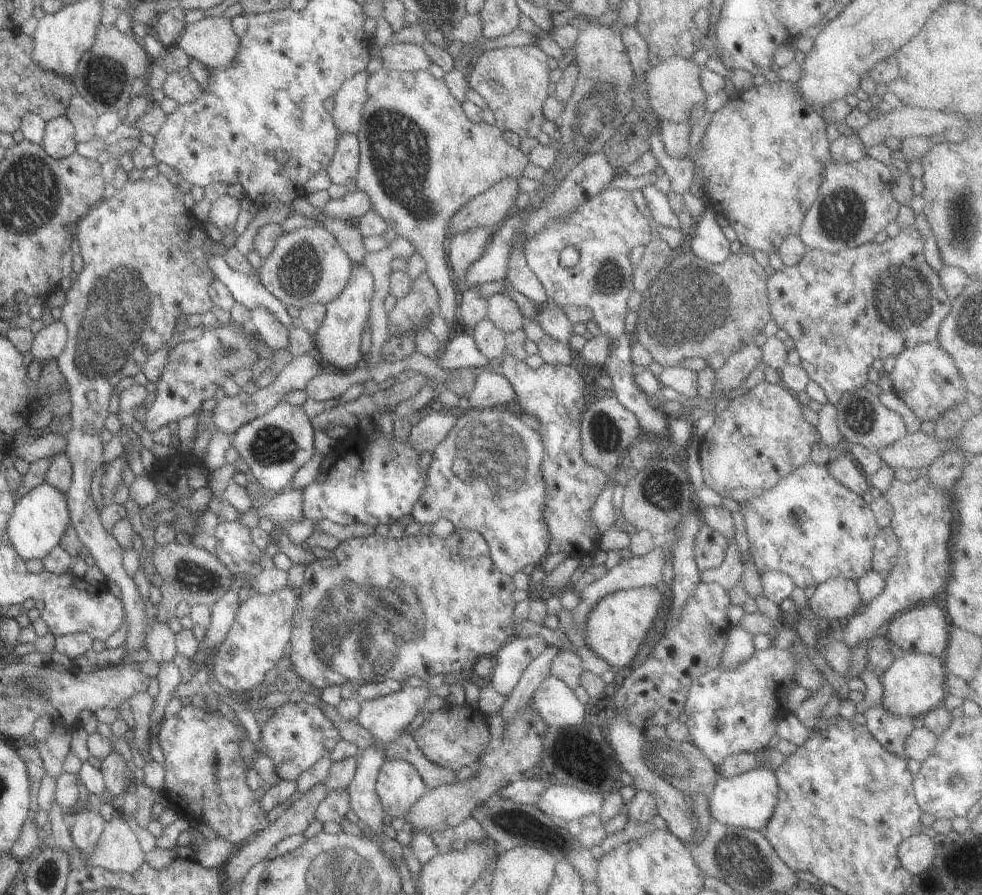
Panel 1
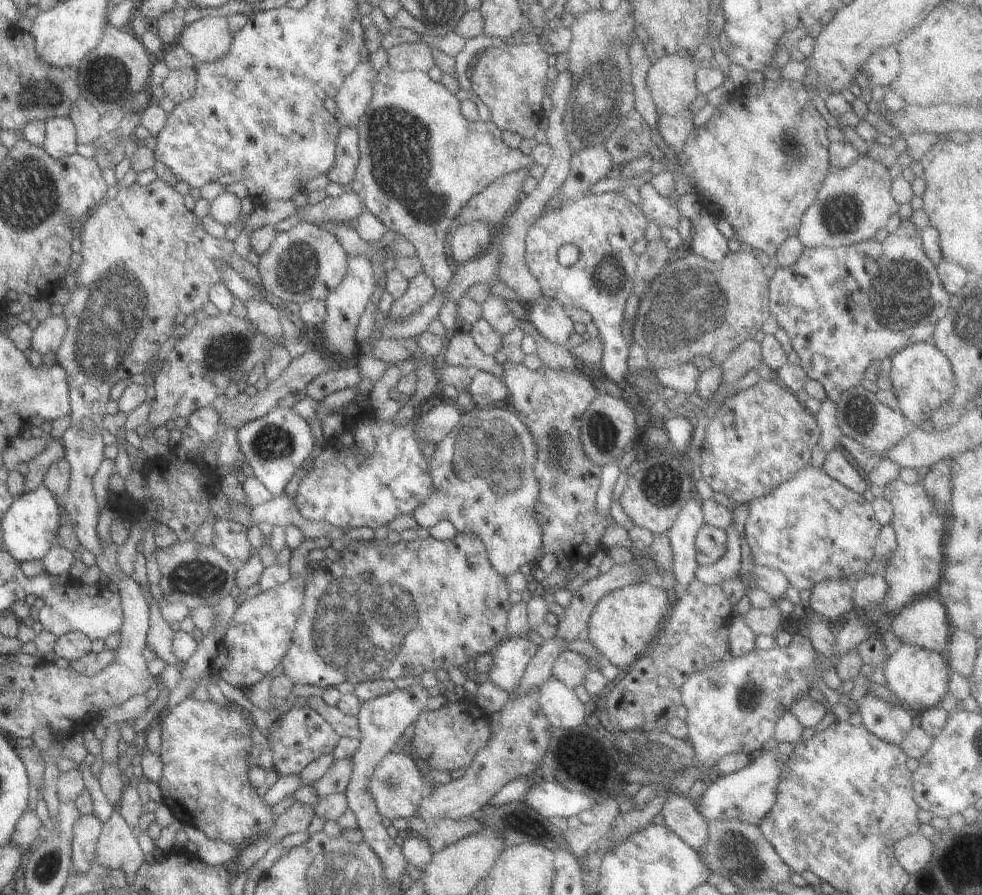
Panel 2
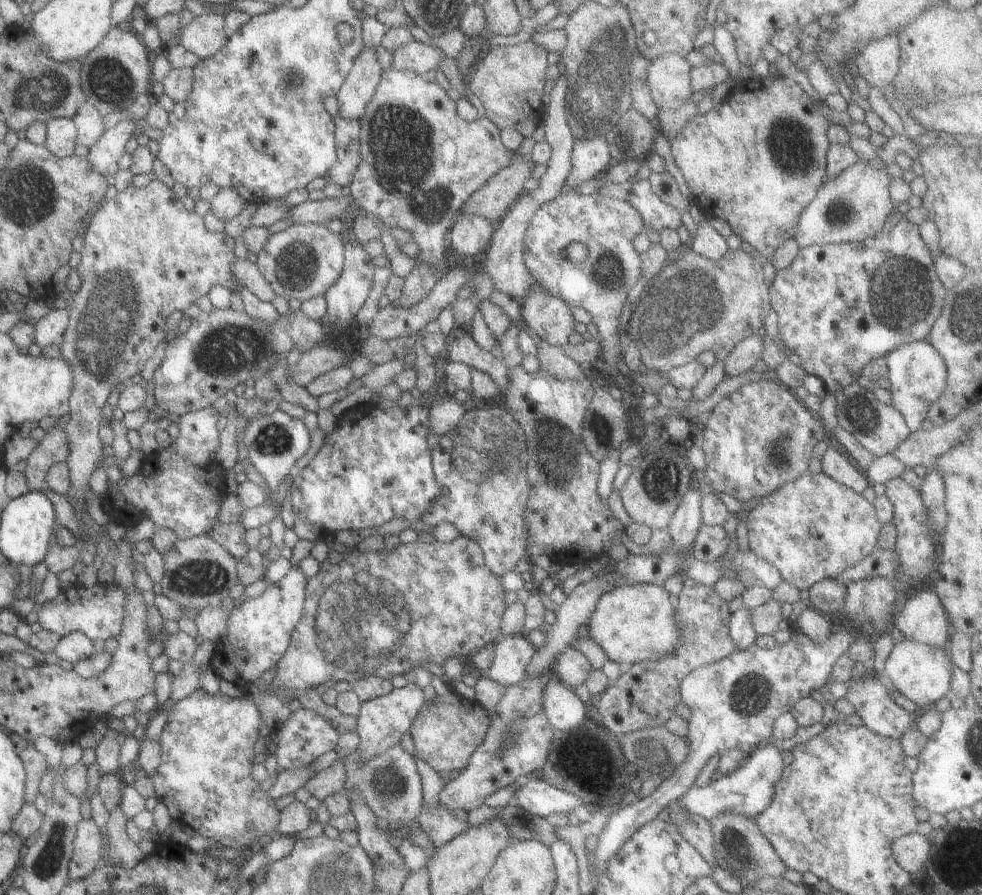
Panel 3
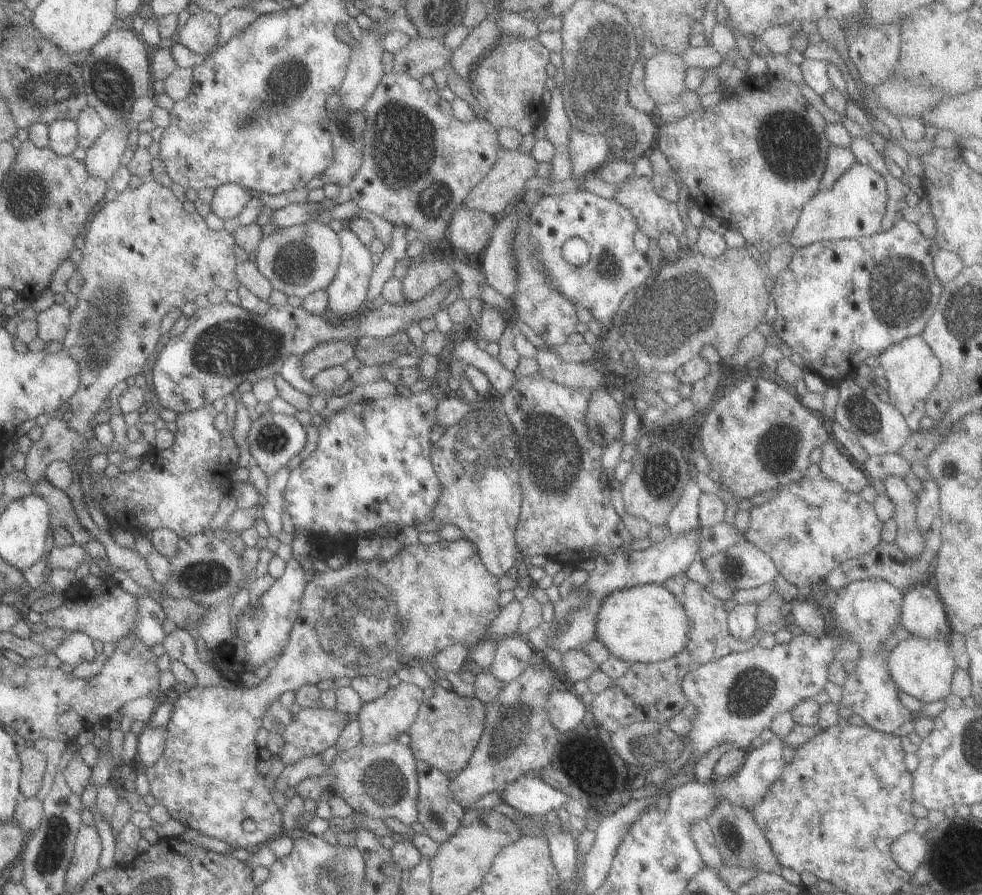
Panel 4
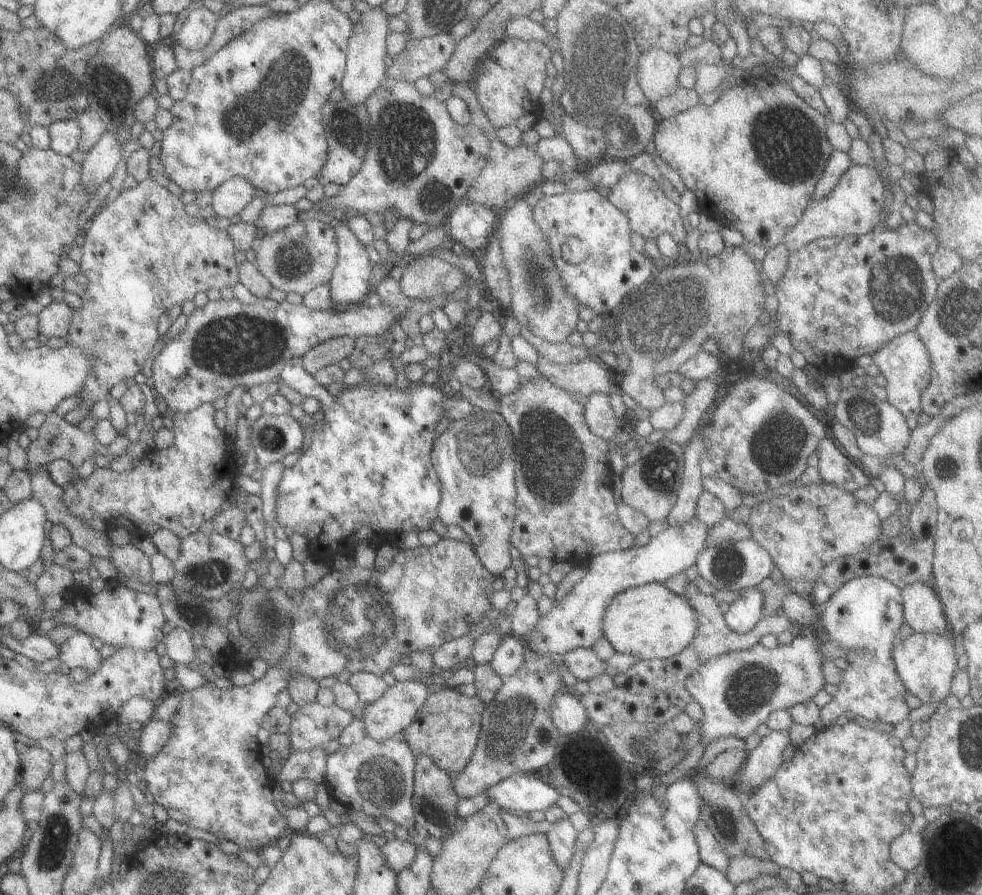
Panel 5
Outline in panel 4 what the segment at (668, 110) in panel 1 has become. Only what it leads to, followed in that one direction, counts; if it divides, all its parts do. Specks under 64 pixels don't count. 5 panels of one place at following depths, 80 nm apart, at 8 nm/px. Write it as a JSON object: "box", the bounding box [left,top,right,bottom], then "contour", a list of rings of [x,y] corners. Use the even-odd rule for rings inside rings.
{"box":[642,51,686,105],"contour":[[[661,51],[643,60],[642,83],[649,98],[656,105],[677,100],[683,93],[686,66],[680,56]]]}

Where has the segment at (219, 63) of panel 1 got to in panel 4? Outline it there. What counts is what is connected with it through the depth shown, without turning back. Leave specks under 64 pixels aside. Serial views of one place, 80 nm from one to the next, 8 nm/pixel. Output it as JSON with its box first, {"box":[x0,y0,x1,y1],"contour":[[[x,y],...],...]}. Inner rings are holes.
{"box":[174,11,220,55],"contour":[[[207,11],[191,15],[174,41],[181,43],[191,54],[207,55],[215,49],[220,17]]]}

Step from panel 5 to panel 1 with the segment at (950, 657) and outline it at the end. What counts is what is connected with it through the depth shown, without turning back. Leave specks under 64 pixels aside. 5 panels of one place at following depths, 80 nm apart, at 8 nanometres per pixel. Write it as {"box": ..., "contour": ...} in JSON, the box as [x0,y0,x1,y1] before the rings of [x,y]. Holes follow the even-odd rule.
{"box":[879,651,945,717],"contour":[[[903,651],[899,658],[881,673],[879,682],[882,686],[881,706],[890,713],[901,717],[919,717],[924,712],[942,704],[945,694],[943,692],[944,668],[941,658],[931,655]]]}

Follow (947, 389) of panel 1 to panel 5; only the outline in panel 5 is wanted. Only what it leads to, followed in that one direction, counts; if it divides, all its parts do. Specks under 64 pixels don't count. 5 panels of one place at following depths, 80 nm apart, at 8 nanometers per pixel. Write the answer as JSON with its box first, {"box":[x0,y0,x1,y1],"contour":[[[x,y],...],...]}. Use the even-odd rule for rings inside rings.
{"box":[870,331,930,430],"contour":[[[909,331],[893,337],[887,344],[871,353],[870,357],[886,380],[884,386],[886,401],[903,415],[909,430],[915,428],[918,425],[917,417],[922,412],[920,396],[930,381],[930,360],[927,349],[919,337],[913,331]]]}

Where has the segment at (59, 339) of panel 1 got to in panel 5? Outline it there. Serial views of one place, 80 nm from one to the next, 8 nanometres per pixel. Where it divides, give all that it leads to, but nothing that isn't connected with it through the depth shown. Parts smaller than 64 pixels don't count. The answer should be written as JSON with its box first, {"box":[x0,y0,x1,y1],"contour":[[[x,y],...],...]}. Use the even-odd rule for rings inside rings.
{"box":[38,301,72,338],"contour":[[[51,301],[38,312],[38,332],[48,338],[64,337],[67,334],[72,309],[63,301]]]}

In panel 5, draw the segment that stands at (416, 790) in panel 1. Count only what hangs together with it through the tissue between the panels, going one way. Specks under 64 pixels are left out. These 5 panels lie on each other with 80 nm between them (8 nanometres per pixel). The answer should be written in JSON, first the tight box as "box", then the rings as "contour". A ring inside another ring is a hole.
{"box":[323,736,415,830],"contour":[[[364,736],[359,742],[340,746],[326,756],[323,783],[327,786],[330,798],[347,810],[364,812],[374,818],[383,816],[410,830],[415,823],[411,804],[414,759],[409,745],[397,740],[396,736],[381,742]]]}

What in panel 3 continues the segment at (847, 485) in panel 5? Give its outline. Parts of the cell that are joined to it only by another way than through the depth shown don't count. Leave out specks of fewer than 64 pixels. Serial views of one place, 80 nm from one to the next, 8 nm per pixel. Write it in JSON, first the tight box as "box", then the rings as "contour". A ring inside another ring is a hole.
{"box":[819,445,871,493],"contour":[[[829,445],[819,459],[821,472],[845,488],[860,493],[864,488],[871,486],[866,476],[863,476],[853,464],[849,464],[847,458],[834,447]]]}

